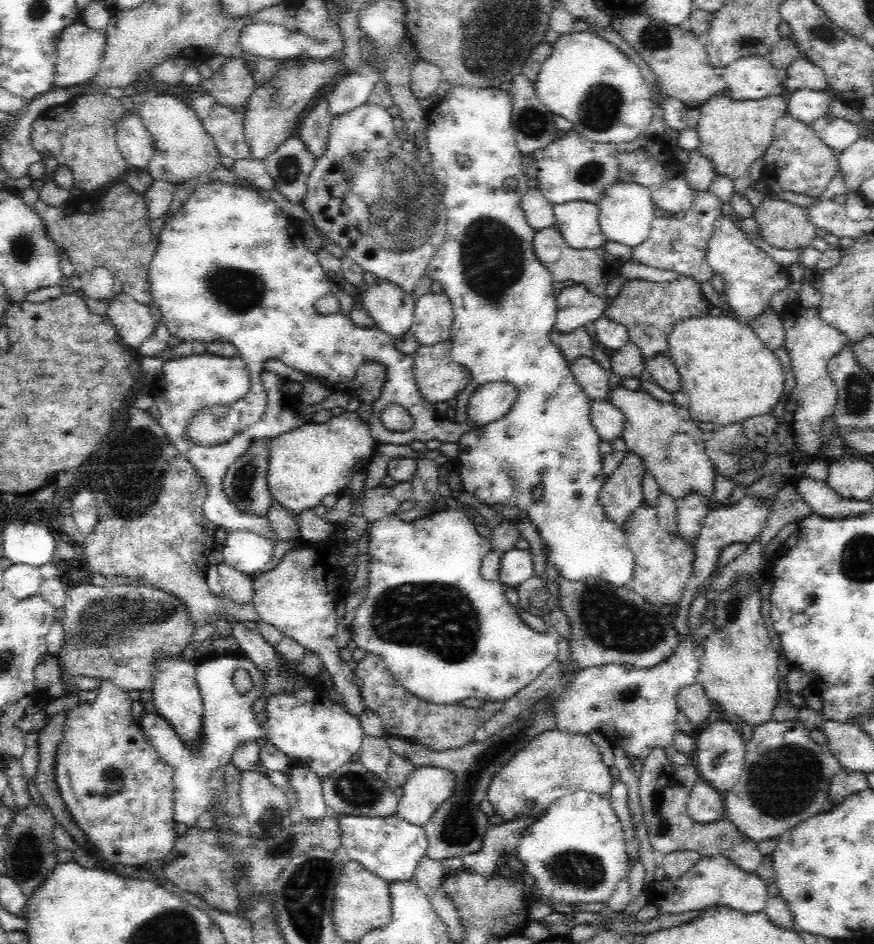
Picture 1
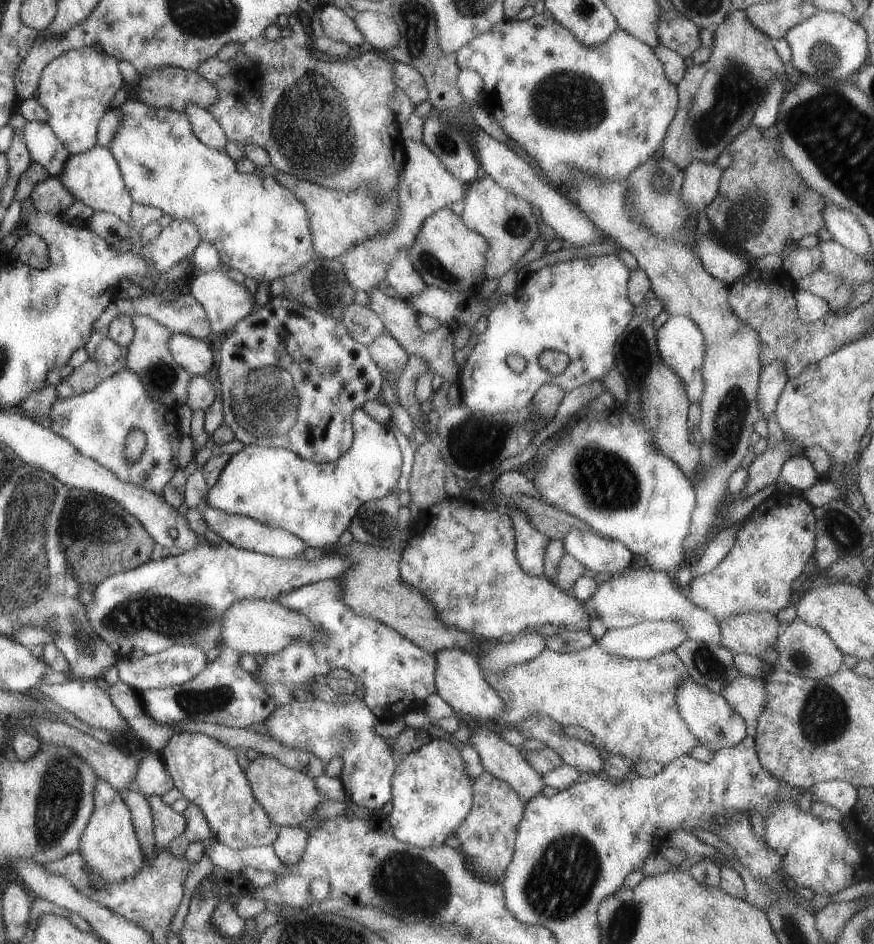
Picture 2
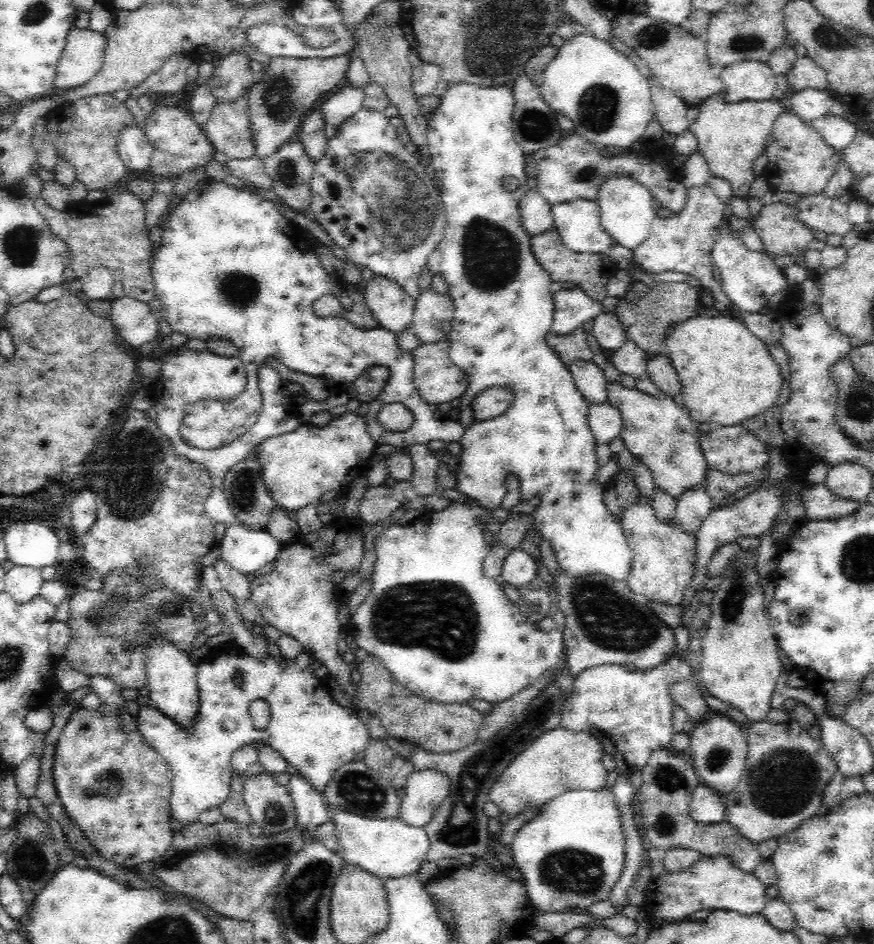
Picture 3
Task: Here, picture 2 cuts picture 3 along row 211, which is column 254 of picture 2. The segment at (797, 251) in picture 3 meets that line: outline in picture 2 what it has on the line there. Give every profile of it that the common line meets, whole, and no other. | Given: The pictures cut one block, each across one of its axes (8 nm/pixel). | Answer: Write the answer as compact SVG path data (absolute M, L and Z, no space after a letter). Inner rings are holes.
M259 755L244 772L256 801L261 804L270 821L279 828L299 827L302 822L314 817L318 805L328 799L323 792L317 790L313 777L282 765L267 755Z

